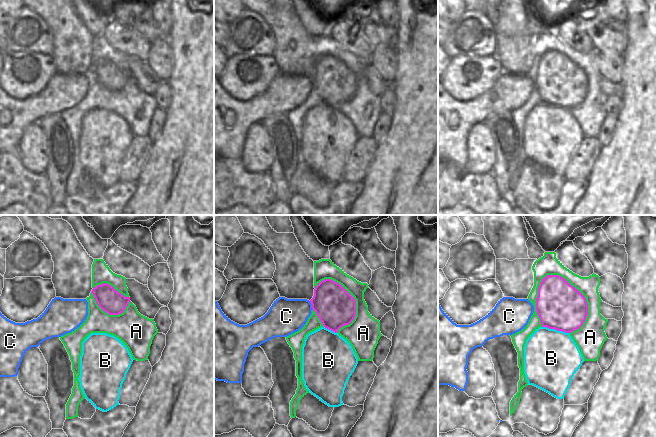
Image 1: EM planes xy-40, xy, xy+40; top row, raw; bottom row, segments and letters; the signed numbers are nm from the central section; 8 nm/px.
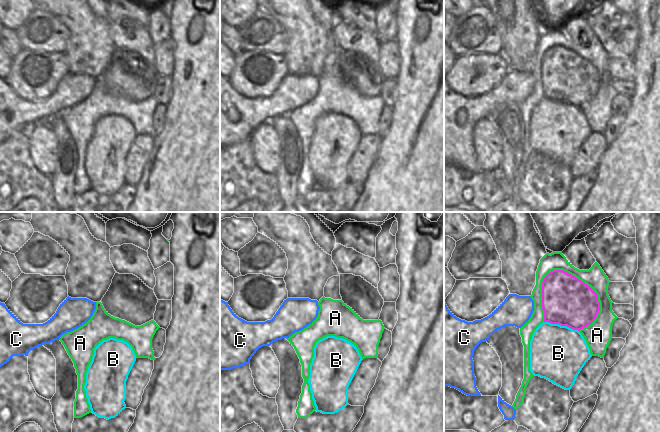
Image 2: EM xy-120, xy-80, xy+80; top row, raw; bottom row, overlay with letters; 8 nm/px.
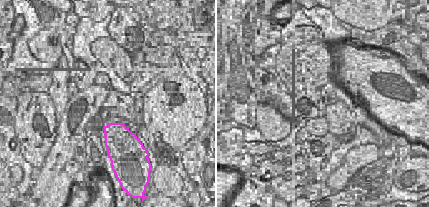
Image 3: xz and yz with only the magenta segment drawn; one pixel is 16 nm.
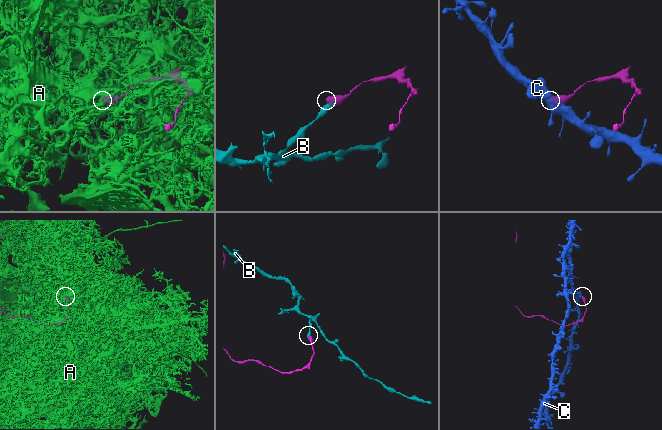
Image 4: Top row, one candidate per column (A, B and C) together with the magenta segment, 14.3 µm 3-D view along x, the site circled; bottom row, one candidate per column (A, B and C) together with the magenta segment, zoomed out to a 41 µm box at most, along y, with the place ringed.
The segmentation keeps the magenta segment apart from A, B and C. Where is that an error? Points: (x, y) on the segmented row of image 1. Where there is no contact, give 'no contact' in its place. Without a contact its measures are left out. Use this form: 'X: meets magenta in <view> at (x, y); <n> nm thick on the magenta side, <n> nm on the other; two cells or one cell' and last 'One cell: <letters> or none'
A: meets magenta in xy+40 at (585, 298); 380 nm thick on the magenta side, 180 nm on the other; two cells
B: meets magenta in xy+40 at (556, 329); 380 nm thick on the magenta side, 440 nm on the other; two cells
C: meets magenta in xy at (312, 305); 320 nm thick on the magenta side, 280 nm on the other; two cells
One cell: none

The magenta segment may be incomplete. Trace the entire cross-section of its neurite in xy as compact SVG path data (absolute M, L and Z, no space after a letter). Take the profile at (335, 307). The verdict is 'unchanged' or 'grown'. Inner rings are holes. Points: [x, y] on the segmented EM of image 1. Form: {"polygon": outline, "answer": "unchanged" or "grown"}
{"polygon": "M325 279L314 289L310 300L323 326L335 333L349 325L356 316L356 300L339 283Z", "answer": "unchanged"}

